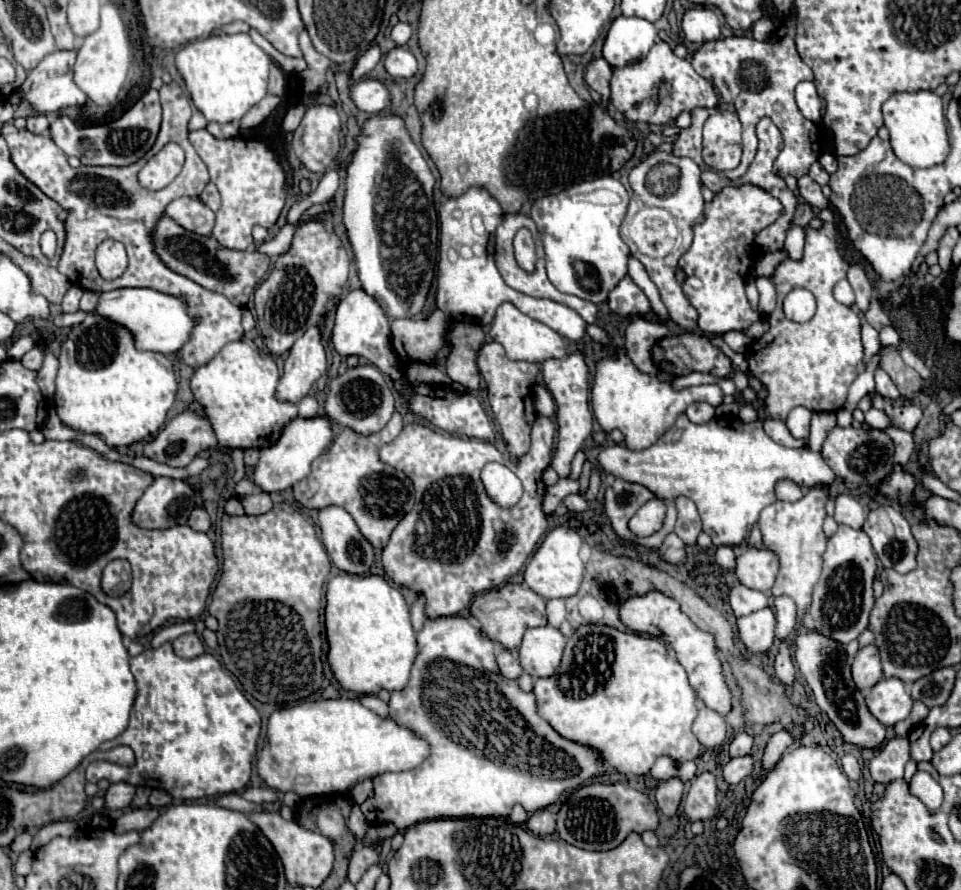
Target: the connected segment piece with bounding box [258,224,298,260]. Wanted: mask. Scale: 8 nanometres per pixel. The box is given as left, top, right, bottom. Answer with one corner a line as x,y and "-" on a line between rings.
286,224
274,238
262,242
262,244
258,246
258,250
264,252
264,254
268,254
272,260
276,260
276,256
284,254
284,252
290,248
290,242
292,242
292,236
294,236
296,228
298,228
296,224

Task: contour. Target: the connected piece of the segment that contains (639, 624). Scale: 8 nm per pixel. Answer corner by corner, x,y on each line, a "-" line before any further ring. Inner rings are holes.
650,590
644,596
626,598
624,604
620,606
620,620
634,632
646,632
652,636
662,636
672,646
672,650
676,652
678,662
686,668
690,684
696,690
696,694
702,698
702,702
708,708
720,712
722,716
726,716
732,710
732,690
726,684
714,636
700,630
690,620
690,616
680,610
680,604
674,598
662,594
660,590

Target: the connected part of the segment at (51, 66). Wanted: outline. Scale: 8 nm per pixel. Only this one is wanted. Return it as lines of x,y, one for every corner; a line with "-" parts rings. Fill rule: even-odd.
56,50
48,54
34,70
28,72
26,82
20,86
24,100
28,100
38,112
58,112
68,106
78,106
86,102
86,94
74,84
72,66
76,62
76,50

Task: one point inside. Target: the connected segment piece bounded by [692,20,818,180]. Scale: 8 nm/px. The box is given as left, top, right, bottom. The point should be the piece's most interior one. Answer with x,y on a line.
759,78

